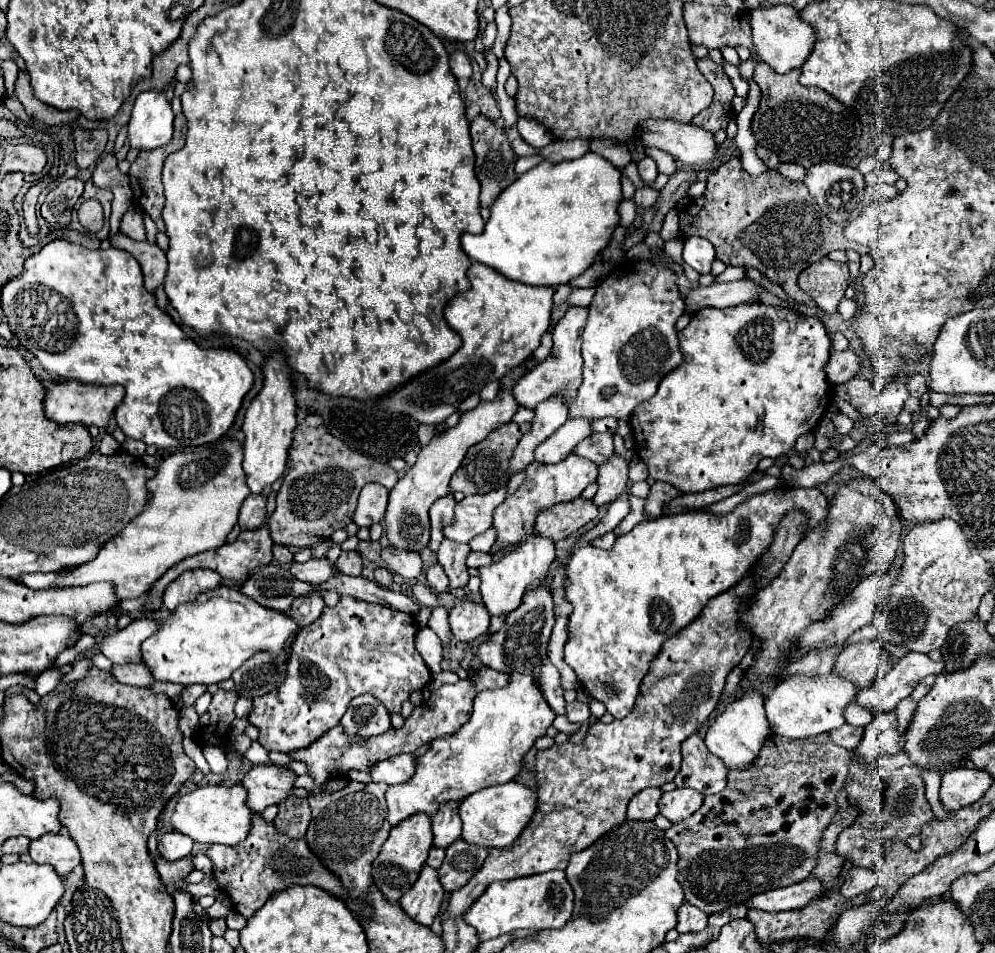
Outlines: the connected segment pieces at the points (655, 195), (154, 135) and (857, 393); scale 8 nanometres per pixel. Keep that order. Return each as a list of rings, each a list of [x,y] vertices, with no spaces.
[[[649,187],[637,188],[633,197],[633,200],[637,207],[646,209],[654,205],[659,199],[660,191],[654,190]]]
[[[141,92],[133,104],[127,126],[131,150],[153,150],[165,146],[173,134],[173,110],[163,92]]]
[[[853,378],[847,384],[847,392],[851,396],[851,404],[863,414],[863,416],[875,416],[877,414],[877,400],[873,384],[863,378]]]

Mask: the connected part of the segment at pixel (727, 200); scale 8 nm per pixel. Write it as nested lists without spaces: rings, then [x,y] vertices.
[[[733,158],[725,164],[721,164],[717,170],[713,170],[707,178],[705,192],[699,198],[691,200],[683,210],[679,210],[679,230],[685,238],[689,238],[689,236],[707,238],[717,250],[717,260],[721,260],[721,262],[739,260],[739,264],[727,264],[727,266],[757,268],[765,278],[779,284],[789,294],[789,298],[793,298],[795,302],[803,302],[807,306],[815,306],[815,300],[807,292],[803,292],[797,284],[799,274],[807,266],[825,258],[831,250],[855,250],[859,254],[867,254],[865,246],[861,246],[857,242],[849,242],[843,236],[843,228],[845,228],[845,224],[831,222],[819,210],[819,206],[815,204],[813,196],[809,194],[809,190],[803,182],[791,182],[775,170],[767,170],[765,174],[751,176],[741,168],[739,158]]]

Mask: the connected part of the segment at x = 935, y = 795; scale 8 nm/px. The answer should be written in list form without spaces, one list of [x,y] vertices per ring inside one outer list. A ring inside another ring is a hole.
[[[923,770],[926,797],[937,818],[948,817],[949,812],[943,808],[939,799],[939,788],[941,786],[941,774],[937,770]]]

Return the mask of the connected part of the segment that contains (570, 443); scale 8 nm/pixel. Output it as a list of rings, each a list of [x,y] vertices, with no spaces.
[[[569,418],[559,430],[555,430],[545,442],[535,448],[535,460],[545,464],[557,464],[567,458],[573,448],[593,434],[591,418]]]

